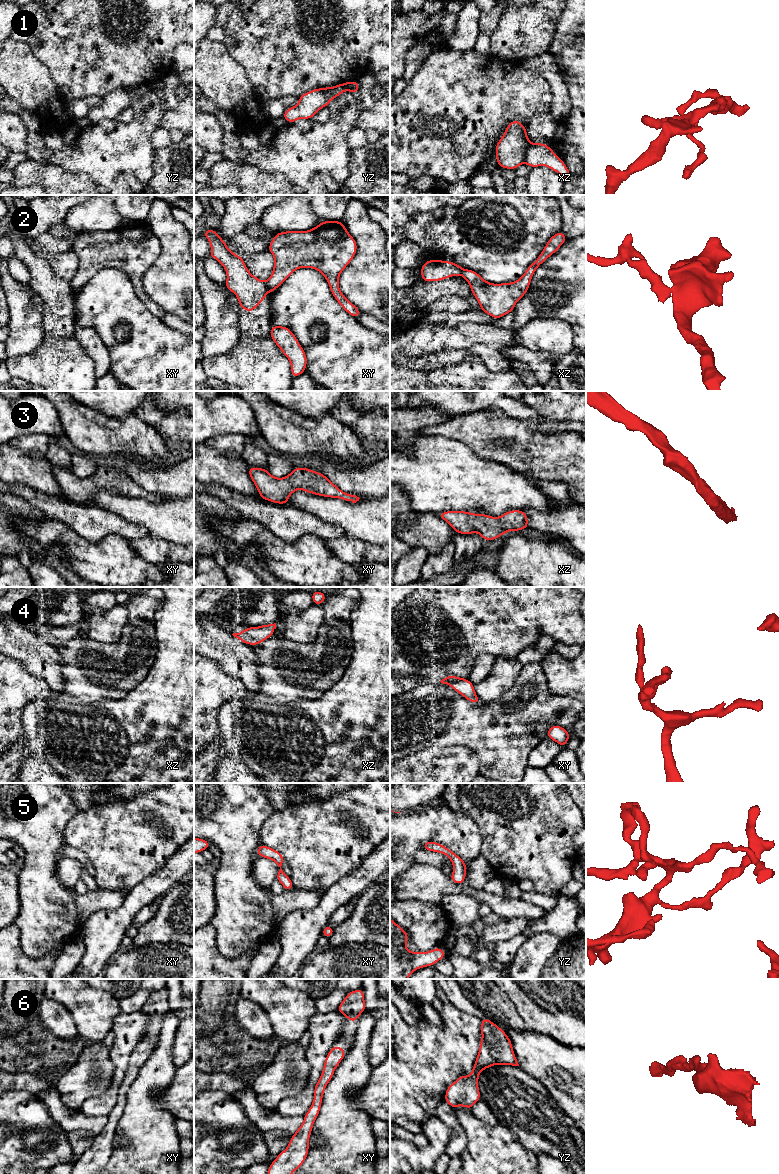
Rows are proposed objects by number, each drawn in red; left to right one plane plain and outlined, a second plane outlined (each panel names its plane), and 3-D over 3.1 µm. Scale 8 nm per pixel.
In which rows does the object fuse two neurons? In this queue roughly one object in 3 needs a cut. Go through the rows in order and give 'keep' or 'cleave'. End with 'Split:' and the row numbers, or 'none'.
1: cleave
2: cleave
3: keep
4: keep
5: keep
6: keep
Split: 1, 2

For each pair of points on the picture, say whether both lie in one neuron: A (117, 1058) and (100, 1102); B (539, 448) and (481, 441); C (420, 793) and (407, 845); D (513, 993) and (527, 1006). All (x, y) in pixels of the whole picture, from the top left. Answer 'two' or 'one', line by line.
A: one
B: one
C: two
D: one

